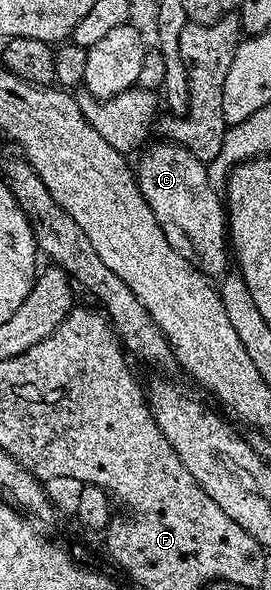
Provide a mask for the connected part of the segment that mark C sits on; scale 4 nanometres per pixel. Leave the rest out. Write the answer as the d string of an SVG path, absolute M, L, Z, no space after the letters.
M168 139L160 143L162 145L150 144L140 154L137 165L135 161L139 191L151 211L155 211L155 219L159 227L163 227L163 235L167 235L167 243L206 277L224 278L225 268L231 265L231 253L227 248L227 209L222 194L211 183L206 162Z

